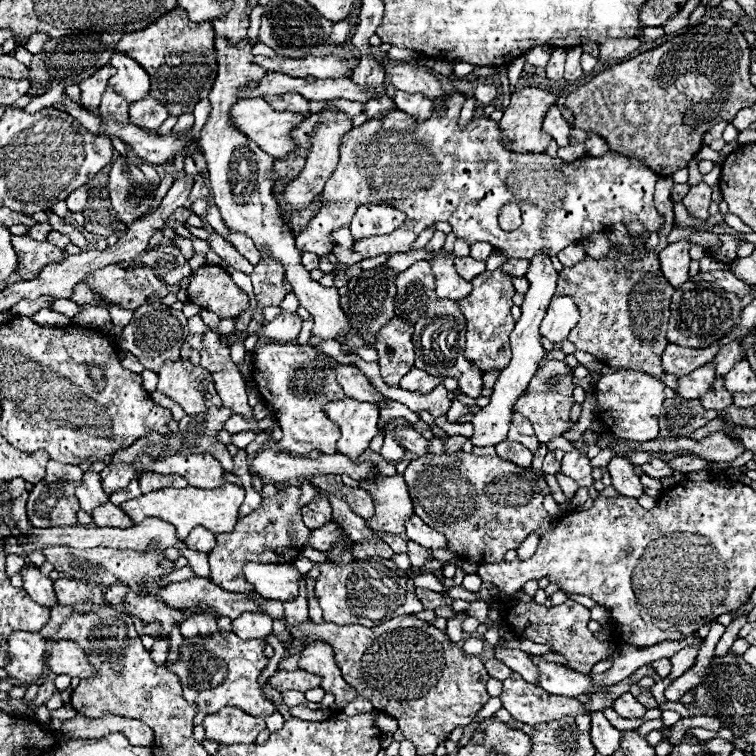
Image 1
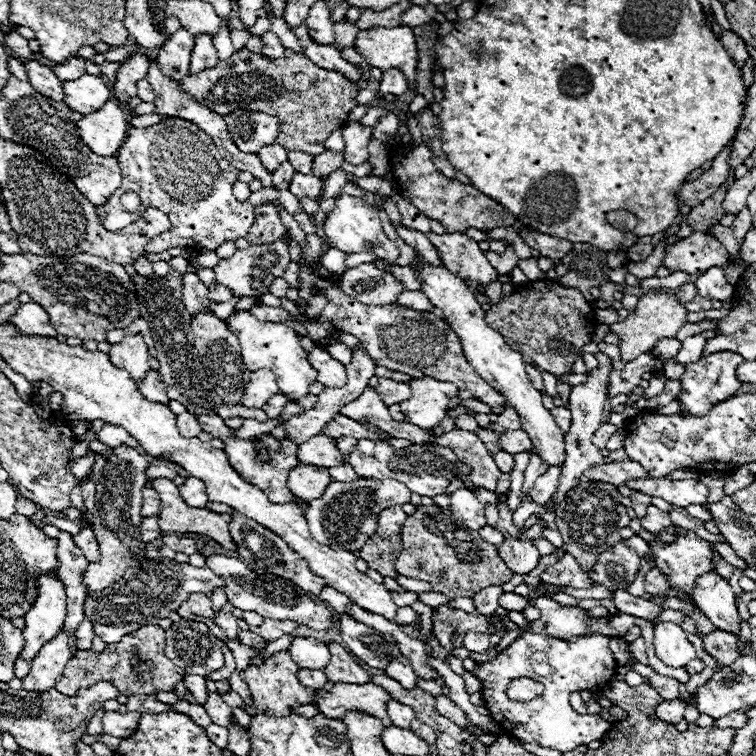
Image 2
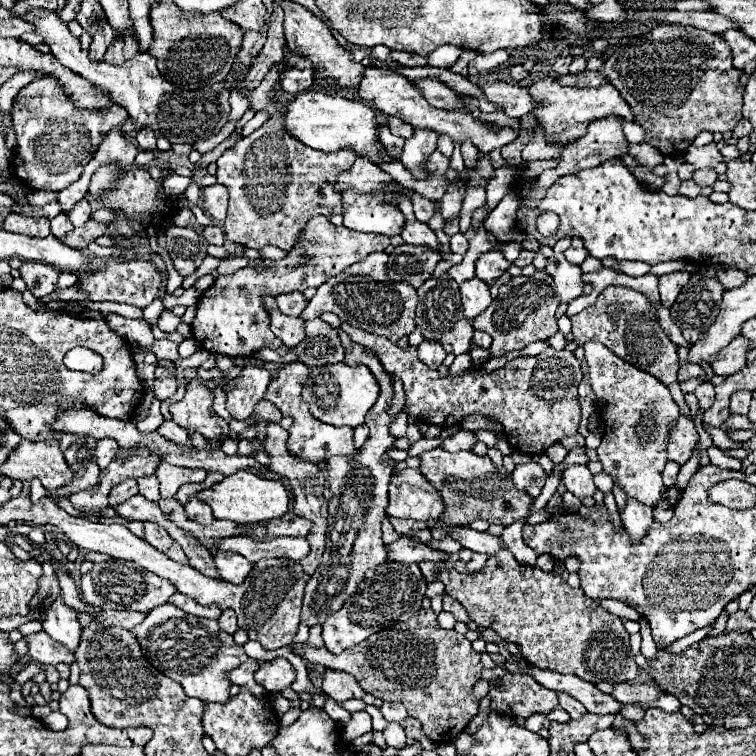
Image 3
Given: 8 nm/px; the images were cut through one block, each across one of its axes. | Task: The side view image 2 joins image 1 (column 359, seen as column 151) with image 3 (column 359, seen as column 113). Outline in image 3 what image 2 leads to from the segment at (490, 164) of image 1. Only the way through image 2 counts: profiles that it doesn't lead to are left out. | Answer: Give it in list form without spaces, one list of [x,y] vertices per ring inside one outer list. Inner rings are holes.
[[[342,192],[344,226],[358,232],[374,232],[396,236],[402,232],[404,216],[396,206],[384,206],[378,198],[358,196],[358,192]],[[348,200],[348,202],[346,202]]]

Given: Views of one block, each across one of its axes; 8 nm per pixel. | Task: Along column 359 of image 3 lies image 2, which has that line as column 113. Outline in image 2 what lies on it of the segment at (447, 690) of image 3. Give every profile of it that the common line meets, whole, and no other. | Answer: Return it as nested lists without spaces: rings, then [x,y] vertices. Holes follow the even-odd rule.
[[[142,626],[138,632],[132,632],[128,636],[124,636],[118,644],[108,644],[104,652],[96,654],[92,650],[78,650],[78,654],[68,662],[64,674],[60,676],[60,680],[56,682],[56,690],[66,694],[66,696],[74,696],[76,690],[80,688],[88,688],[100,680],[112,682],[124,696],[134,696],[134,694],[154,694],[154,692],[172,692],[176,682],[182,680],[186,676],[186,672],[182,668],[178,668],[172,660],[168,660],[164,656],[164,630],[160,626]],[[134,668],[138,668],[142,676],[136,676],[134,680],[124,678],[124,674],[128,674],[128,670],[132,672]]]

